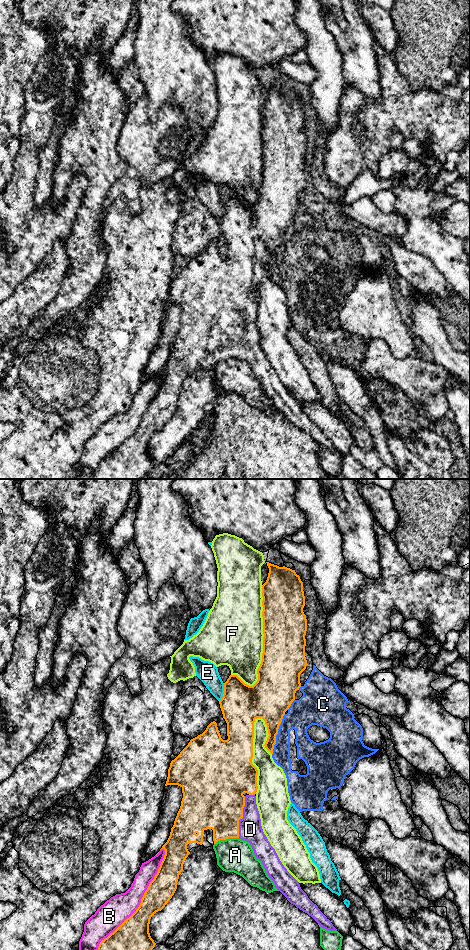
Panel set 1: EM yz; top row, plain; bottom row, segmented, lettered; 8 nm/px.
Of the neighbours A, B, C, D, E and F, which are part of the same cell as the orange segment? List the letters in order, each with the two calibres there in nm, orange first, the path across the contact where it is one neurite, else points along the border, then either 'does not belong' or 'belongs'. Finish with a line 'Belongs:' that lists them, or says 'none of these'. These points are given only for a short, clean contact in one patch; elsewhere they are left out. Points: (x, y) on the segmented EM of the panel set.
A: calibres 360 and 280 nm; does not belong
B: calibres 220 and 220 nm; does not belong
C: calibres 280 and 220 nm; does not belong
D: calibres 440 and 190 nm; way yz (216, 801), (230, 814), (242, 817), (243, 822), (250, 829); belongs
E: calibres 320 and 170 nm; border yz (224, 683), (224, 693), (219, 701); does not belong
F: calibres 360 and 500 nm; does not belong
Belongs: D

